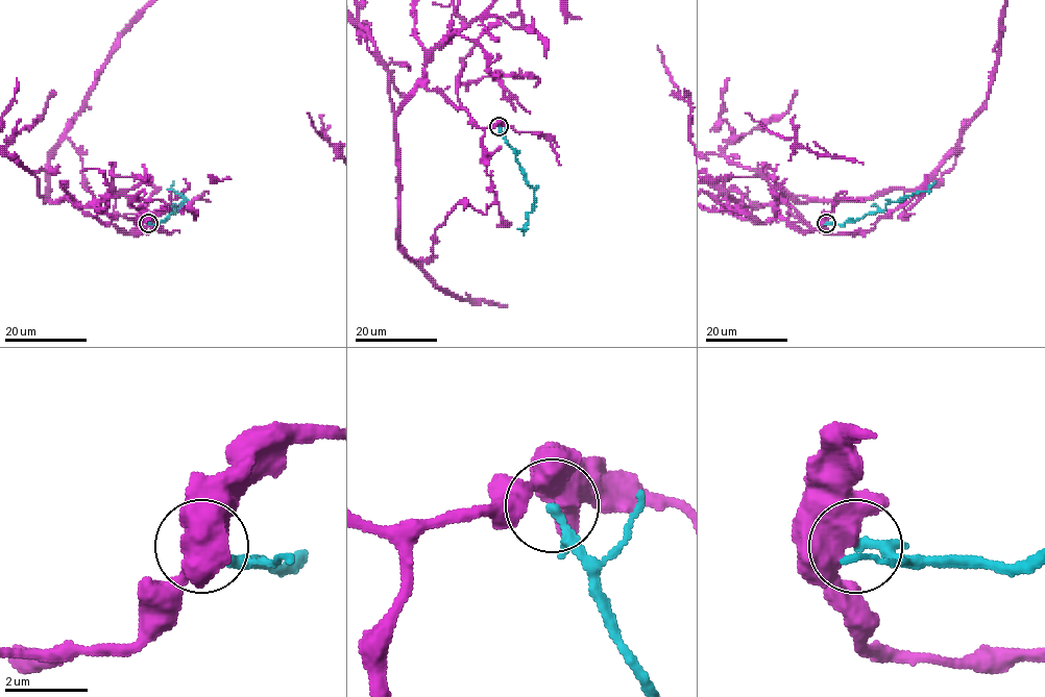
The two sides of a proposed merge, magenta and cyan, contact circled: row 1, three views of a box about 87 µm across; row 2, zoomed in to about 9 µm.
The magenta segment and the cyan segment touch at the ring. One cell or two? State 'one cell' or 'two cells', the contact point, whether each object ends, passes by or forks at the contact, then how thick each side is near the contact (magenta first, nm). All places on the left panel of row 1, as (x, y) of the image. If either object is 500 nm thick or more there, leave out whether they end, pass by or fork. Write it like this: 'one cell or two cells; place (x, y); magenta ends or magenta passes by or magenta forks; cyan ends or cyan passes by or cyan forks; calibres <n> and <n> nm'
two cells; place (148, 223); calibres 550 and 260 nm

